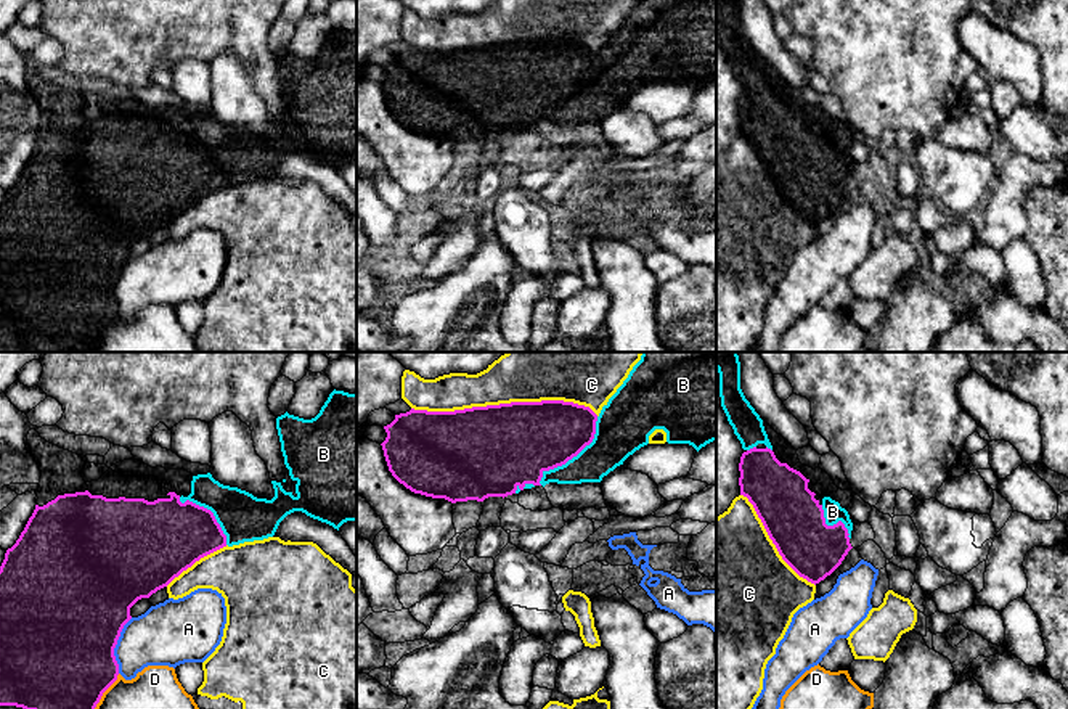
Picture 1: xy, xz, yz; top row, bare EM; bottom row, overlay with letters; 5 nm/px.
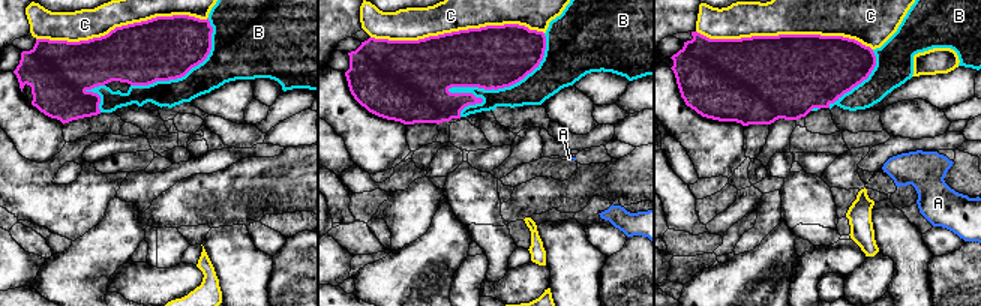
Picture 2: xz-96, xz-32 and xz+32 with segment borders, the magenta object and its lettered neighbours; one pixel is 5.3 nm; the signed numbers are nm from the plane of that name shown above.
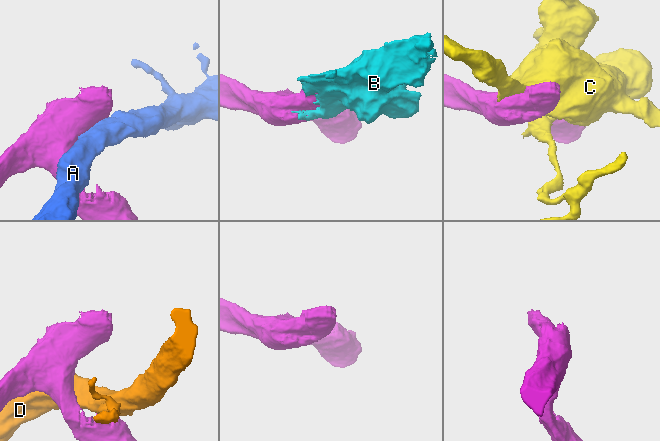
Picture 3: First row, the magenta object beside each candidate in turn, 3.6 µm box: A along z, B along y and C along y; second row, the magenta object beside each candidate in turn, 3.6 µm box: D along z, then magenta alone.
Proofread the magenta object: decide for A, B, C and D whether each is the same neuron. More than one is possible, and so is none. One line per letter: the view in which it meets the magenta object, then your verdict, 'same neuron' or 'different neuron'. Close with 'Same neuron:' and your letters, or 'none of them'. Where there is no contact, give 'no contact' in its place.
A: xy | different neuron
B: xz | same neuron
C: xz | different neuron
D: xy | different neuron
Same neuron: B

